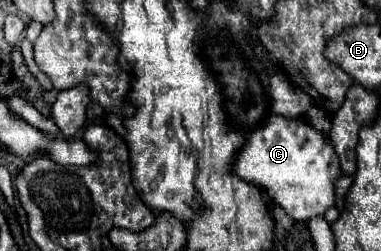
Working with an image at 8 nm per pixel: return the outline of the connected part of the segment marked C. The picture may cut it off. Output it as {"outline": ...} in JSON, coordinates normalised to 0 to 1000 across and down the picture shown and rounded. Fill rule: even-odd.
{"outline":[[[703,458],[693,506],[677,506],[651,530],[651,562],[640,562],[640,594],[619,610],[619,641],[609,649],[609,689],[630,697],[630,713],[677,737],[719,809],[730,809],[766,873],[808,880],[824,857],[850,857],[861,825],[877,817],[877,721],[892,705],[887,625],[877,610],[871,570],[856,570],[845,530],[819,514],[798,474],[756,474],[740,458]]]}

